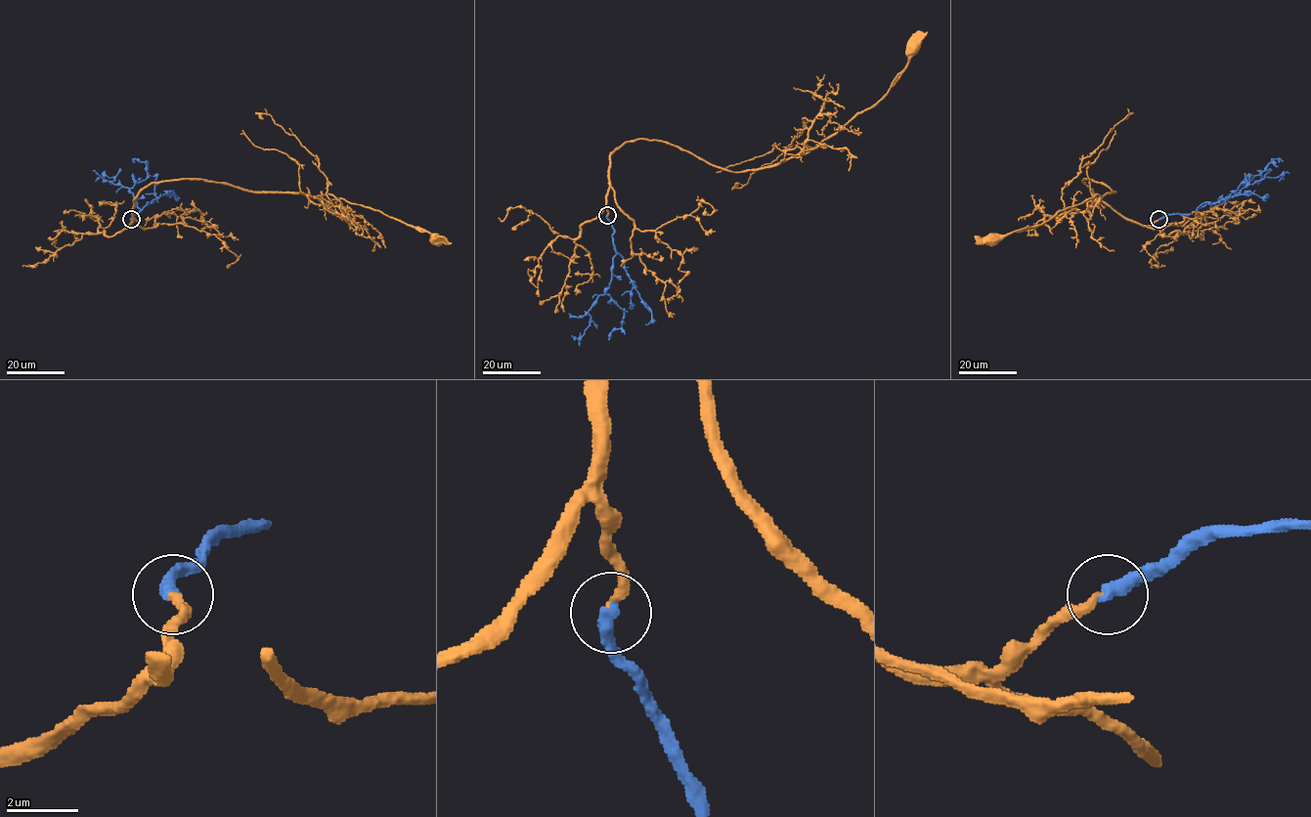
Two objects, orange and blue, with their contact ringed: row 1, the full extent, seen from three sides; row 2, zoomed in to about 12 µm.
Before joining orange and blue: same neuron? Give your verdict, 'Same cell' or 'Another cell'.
Same cell

